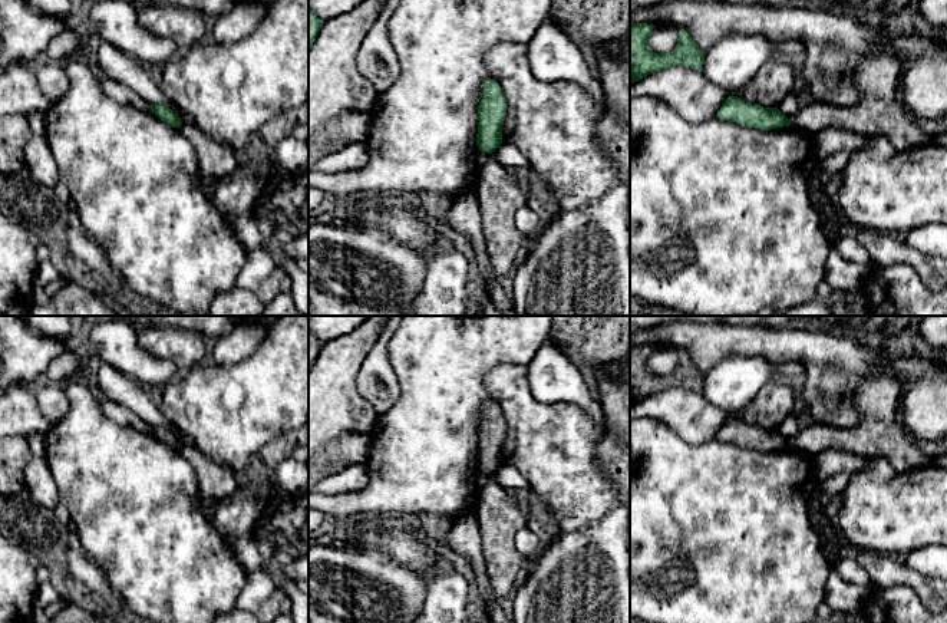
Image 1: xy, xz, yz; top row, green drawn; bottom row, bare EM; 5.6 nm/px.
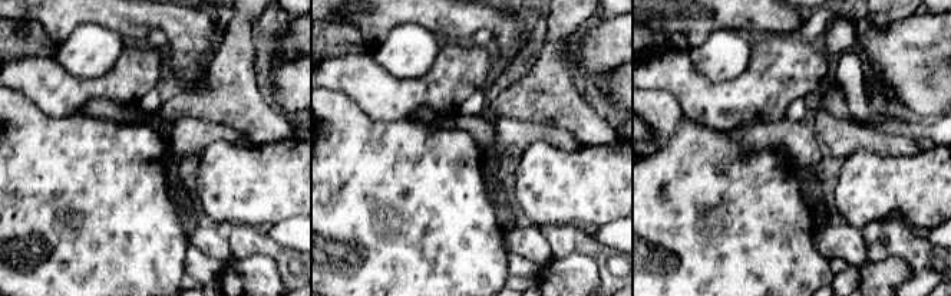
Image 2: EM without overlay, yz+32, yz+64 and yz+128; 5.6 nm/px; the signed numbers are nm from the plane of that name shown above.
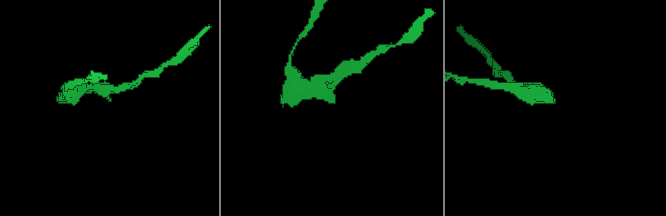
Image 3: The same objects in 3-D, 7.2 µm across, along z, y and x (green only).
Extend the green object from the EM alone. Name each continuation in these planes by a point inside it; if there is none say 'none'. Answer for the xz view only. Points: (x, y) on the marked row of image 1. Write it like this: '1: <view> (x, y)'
none

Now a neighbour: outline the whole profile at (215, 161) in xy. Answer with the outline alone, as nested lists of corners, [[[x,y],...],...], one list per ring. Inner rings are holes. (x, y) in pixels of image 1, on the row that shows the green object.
[[[181,123],[178,129],[194,146],[199,174],[205,181],[214,184],[215,181],[240,172],[231,146],[211,139],[192,123]]]

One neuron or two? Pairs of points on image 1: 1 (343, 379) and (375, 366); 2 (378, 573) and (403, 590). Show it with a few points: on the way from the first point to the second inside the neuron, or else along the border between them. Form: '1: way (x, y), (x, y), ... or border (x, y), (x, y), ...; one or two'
1: border (375, 345), (356, 378), (356, 391), (369, 404); two
2: way (383, 579), (398, 589); one

